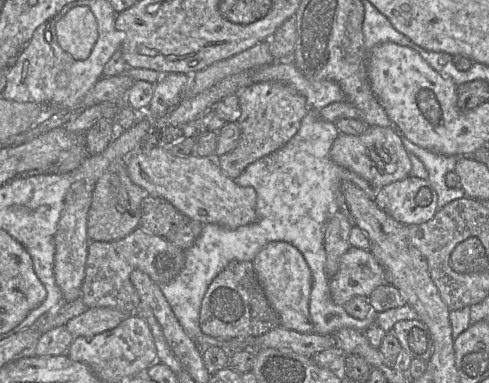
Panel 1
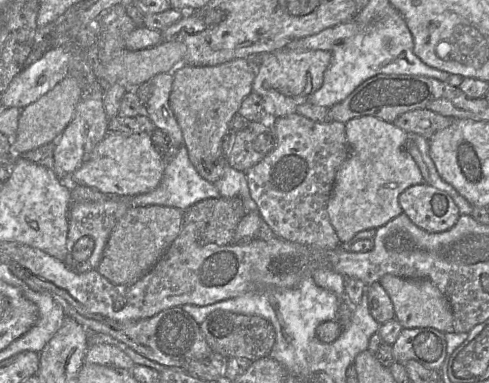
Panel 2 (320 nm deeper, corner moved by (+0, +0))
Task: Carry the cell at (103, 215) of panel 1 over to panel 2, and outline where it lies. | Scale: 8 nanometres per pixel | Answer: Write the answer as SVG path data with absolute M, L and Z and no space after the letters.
M170 206L130 207L117 221L97 267L99 273L117 285L131 285L150 271L179 235L183 211Z

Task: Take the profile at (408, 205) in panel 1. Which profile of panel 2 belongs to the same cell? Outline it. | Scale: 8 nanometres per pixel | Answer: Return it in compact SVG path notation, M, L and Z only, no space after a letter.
M426 182L406 188L398 201L410 221L430 233L450 229L461 215L448 193Z

